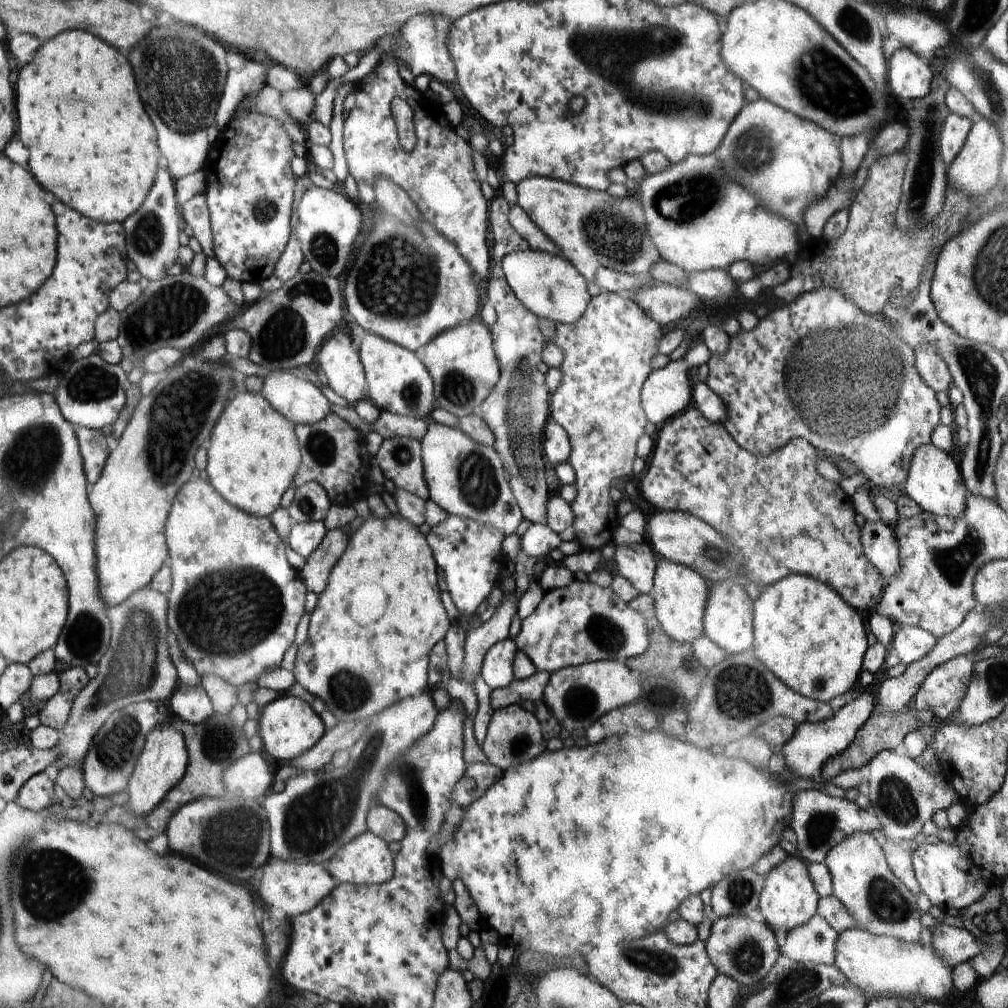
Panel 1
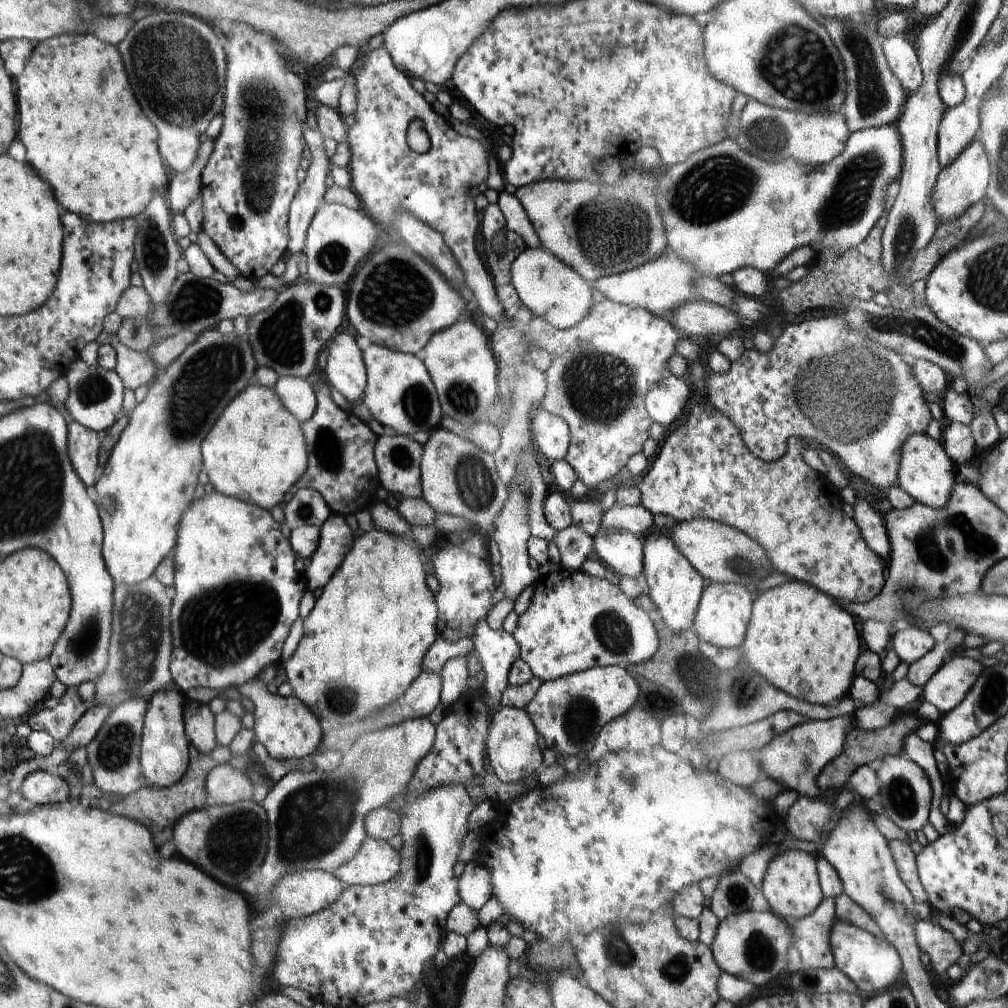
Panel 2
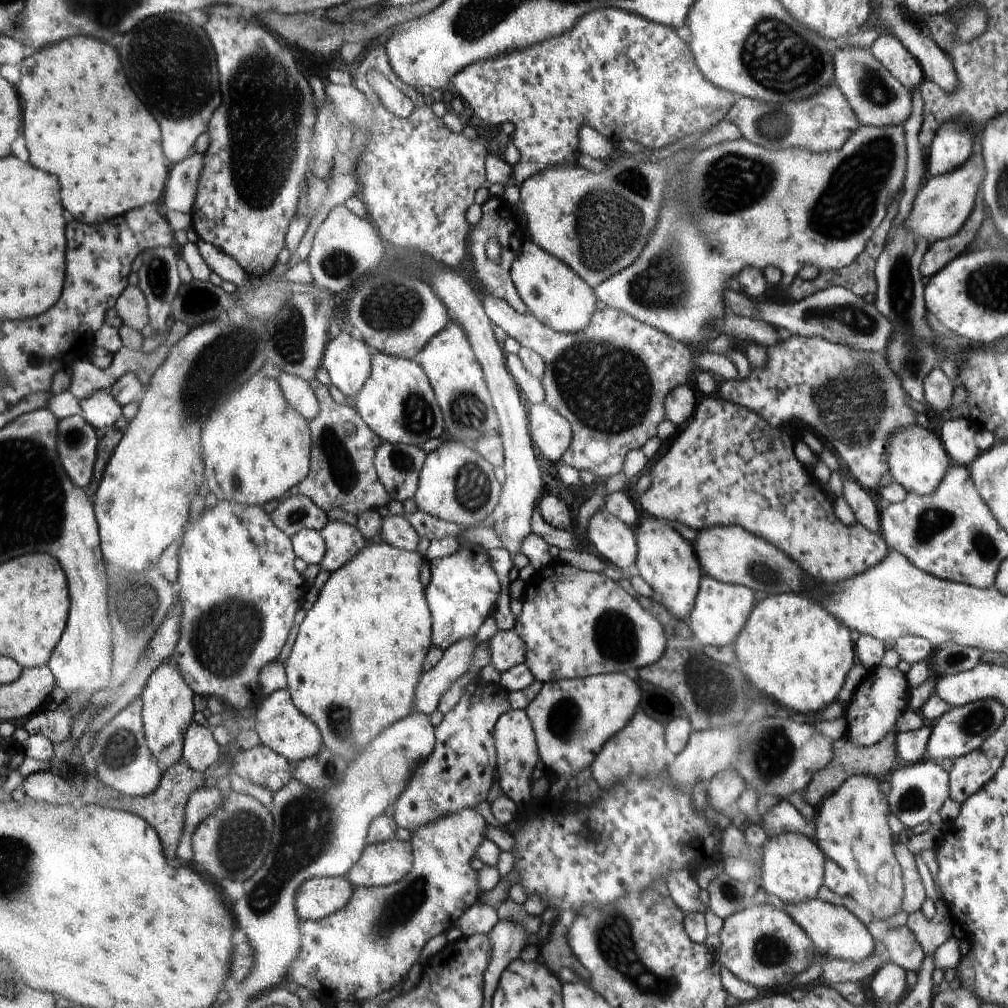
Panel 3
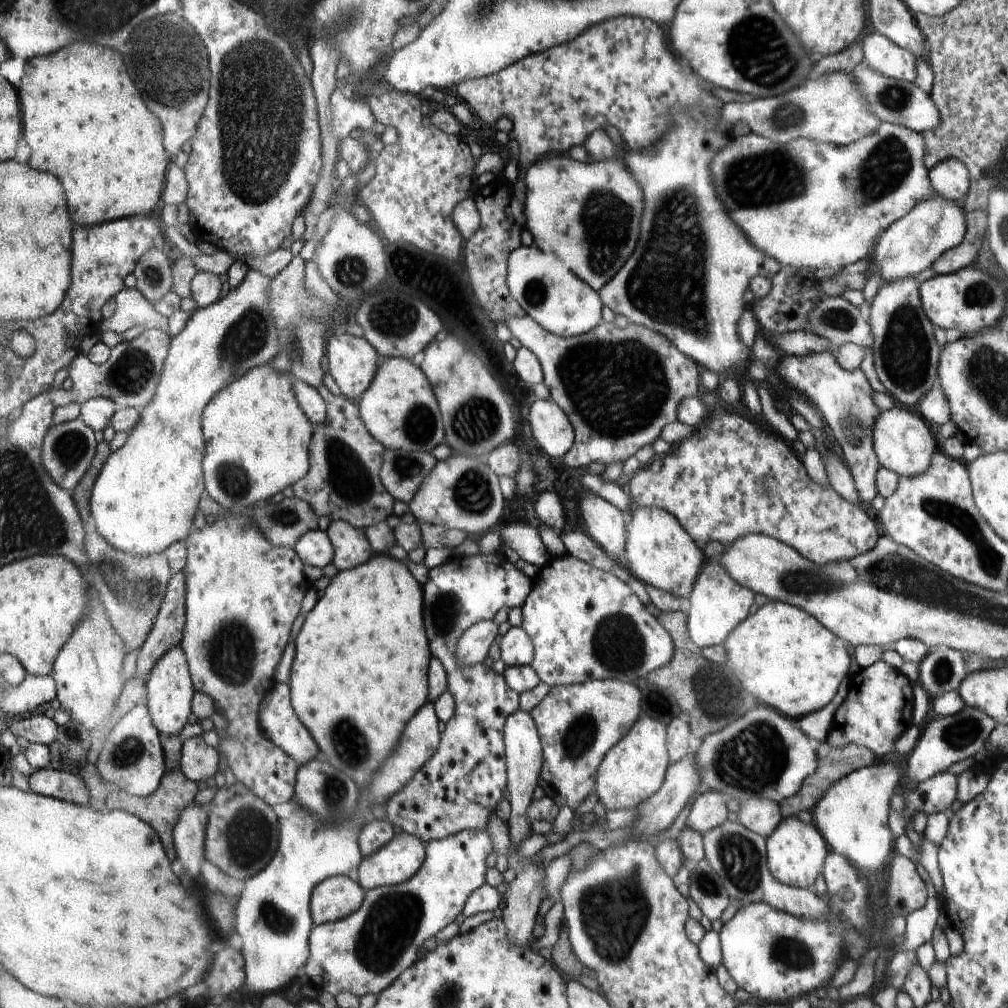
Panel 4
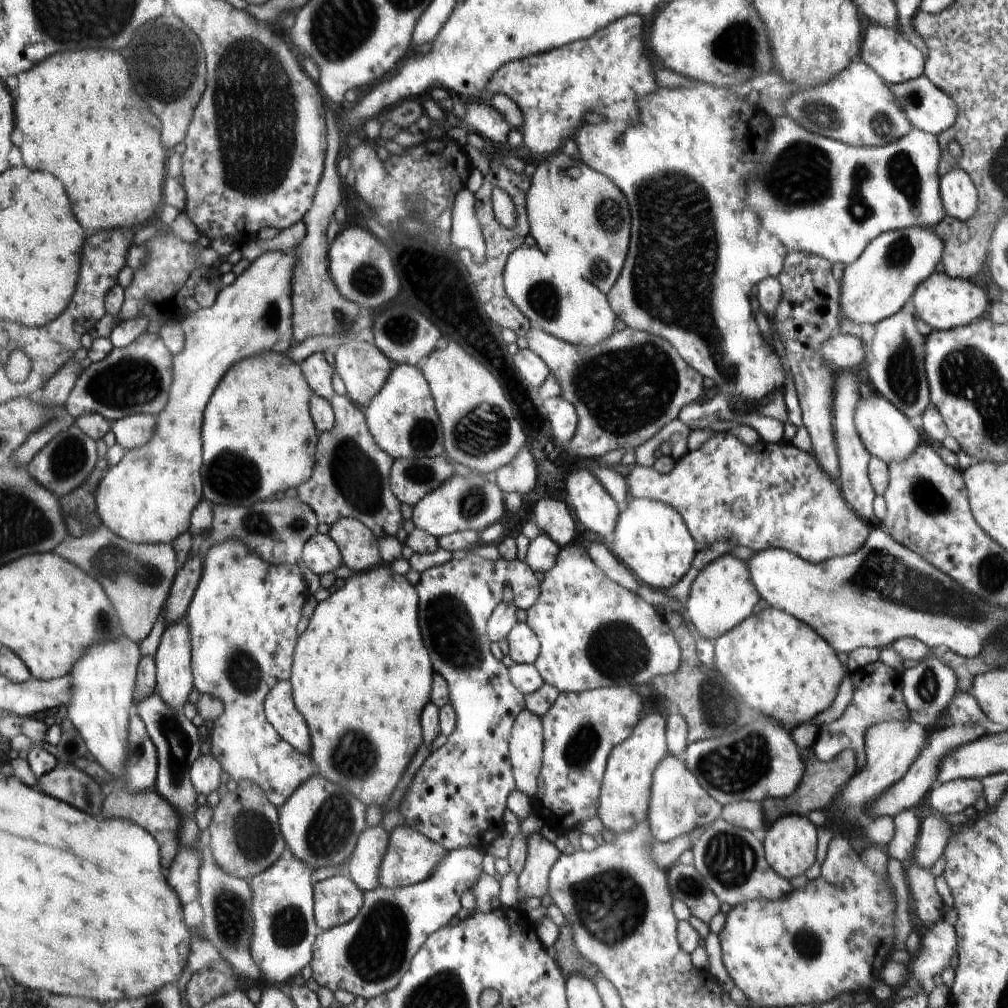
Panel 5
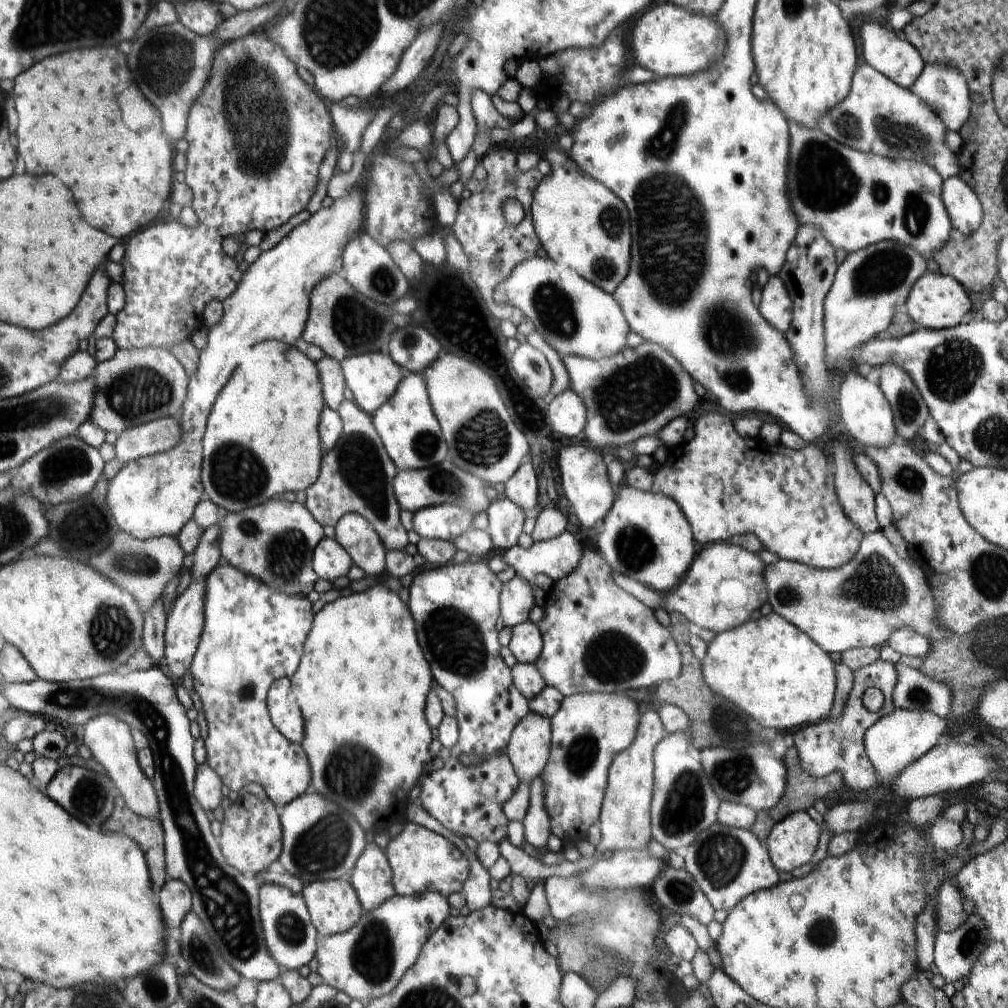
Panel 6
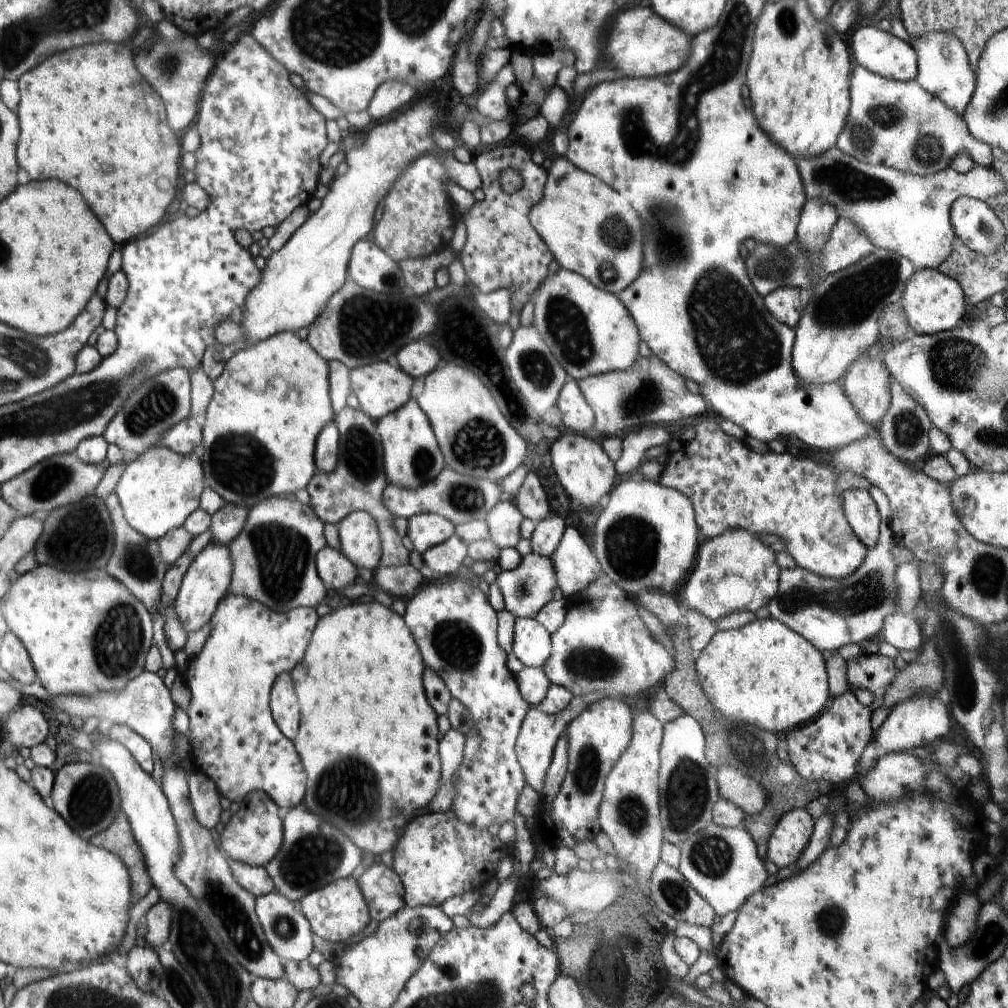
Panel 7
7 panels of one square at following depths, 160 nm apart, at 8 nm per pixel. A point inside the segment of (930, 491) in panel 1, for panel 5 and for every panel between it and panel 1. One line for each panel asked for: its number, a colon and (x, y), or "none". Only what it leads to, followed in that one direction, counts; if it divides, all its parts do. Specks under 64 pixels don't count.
2: (927, 473)
3: (917, 460)
4: (903, 442)
5: (888, 435)

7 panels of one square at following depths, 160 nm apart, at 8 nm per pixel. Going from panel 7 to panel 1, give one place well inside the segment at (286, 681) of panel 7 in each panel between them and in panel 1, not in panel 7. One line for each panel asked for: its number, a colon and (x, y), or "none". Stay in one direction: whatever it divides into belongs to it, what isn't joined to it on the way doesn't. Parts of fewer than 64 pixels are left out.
1: (288, 727)
2: (287, 728)
3: (281, 727)
4: (284, 729)
5: (280, 708)
6: (284, 708)

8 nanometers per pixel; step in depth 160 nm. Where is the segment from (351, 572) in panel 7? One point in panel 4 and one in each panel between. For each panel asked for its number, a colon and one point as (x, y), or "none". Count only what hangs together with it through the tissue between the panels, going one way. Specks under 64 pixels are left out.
4: (315, 547)
5: (321, 554)
6: (331, 560)

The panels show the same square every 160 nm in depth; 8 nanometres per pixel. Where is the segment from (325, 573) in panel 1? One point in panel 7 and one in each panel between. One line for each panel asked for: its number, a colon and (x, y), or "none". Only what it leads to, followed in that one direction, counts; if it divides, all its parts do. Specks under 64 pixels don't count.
2: (336, 540)
3: (343, 542)
4: (352, 548)
5: (359, 549)
6: (366, 548)
7: (359, 533)

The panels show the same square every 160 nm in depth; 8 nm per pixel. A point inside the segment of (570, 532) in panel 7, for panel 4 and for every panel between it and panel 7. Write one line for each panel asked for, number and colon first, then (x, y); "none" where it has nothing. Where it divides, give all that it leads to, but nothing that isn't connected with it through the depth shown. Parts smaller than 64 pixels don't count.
4: (524, 539)
5: (541, 556)
6: (556, 557)

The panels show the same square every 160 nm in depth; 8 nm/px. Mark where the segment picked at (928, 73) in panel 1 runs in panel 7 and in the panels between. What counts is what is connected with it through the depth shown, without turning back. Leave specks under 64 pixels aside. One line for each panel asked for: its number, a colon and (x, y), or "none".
2: (903, 60)
3: (888, 50)
4: (880, 53)
5: (887, 50)
6: (895, 57)
7: (885, 54)

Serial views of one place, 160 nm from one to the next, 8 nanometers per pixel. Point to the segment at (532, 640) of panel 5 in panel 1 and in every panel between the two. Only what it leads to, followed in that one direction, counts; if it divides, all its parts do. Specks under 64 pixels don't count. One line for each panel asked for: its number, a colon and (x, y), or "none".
1: (497, 670)
2: (497, 650)
3: (508, 649)
4: (517, 649)

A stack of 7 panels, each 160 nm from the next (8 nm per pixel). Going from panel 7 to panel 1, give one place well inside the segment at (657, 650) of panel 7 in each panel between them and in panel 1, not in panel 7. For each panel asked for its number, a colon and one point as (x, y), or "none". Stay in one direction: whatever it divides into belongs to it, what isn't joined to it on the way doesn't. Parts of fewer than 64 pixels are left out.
1: (583, 622)
2: (575, 621)
3: (576, 624)
4: (586, 624)
5: (594, 633)
6: (598, 638)

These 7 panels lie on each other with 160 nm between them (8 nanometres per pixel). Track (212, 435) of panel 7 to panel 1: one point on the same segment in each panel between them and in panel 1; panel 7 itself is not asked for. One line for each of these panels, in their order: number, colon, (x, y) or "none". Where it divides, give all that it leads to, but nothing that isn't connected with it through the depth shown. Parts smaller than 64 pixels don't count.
1: (254, 455)
2: (256, 450)
3: (256, 447)
4: (257, 438)
5: (258, 438)
6: (262, 439)

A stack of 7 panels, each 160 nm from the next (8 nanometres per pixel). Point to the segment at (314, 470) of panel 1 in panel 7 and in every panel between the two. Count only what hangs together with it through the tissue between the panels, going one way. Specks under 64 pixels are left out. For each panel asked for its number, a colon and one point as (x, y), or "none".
2: (341, 466)
3: (342, 474)
4: (343, 483)
5: (350, 480)
6: (357, 476)
7: (358, 484)

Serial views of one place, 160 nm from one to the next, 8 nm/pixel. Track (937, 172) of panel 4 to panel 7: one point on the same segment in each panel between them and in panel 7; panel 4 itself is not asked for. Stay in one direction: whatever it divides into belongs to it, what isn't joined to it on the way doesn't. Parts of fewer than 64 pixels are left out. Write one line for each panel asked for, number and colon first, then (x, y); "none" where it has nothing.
5: (960, 199)
6: (964, 208)
7: (975, 223)

